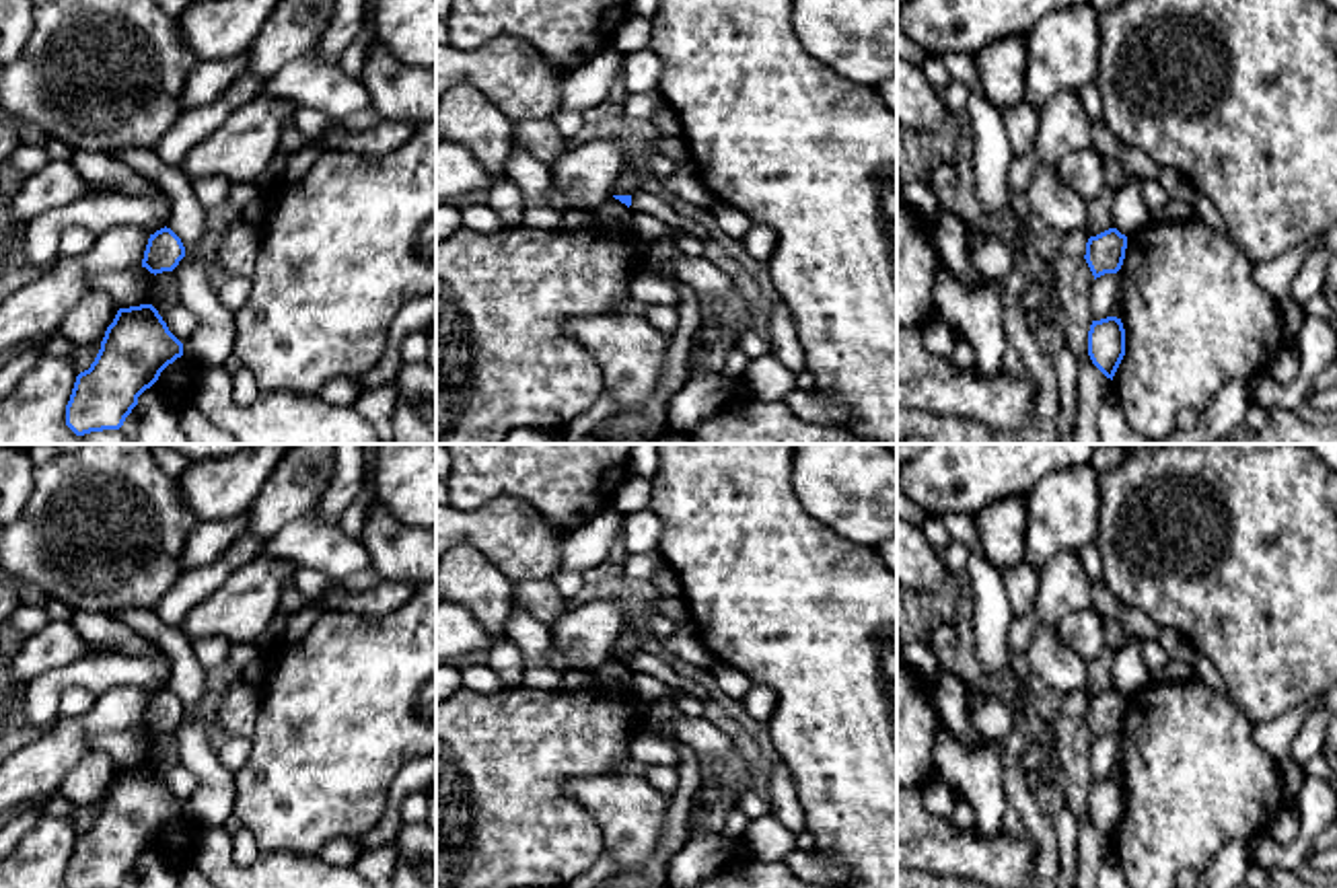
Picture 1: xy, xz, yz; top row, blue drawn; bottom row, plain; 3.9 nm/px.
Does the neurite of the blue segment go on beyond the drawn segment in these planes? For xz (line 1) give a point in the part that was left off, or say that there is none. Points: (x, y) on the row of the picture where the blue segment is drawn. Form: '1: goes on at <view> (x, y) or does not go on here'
1: does not go on here

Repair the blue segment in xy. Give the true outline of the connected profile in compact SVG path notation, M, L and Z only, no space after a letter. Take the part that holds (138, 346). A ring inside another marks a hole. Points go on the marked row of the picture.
M152 304L119 308L95 362L76 376L66 426L76 436L119 430L138 397L181 356L183 343Z

